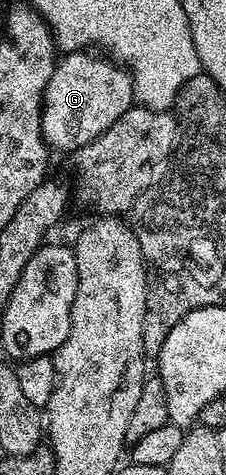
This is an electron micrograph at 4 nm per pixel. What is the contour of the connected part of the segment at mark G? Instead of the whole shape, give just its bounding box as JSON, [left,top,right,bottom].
[42,50,135,151]

